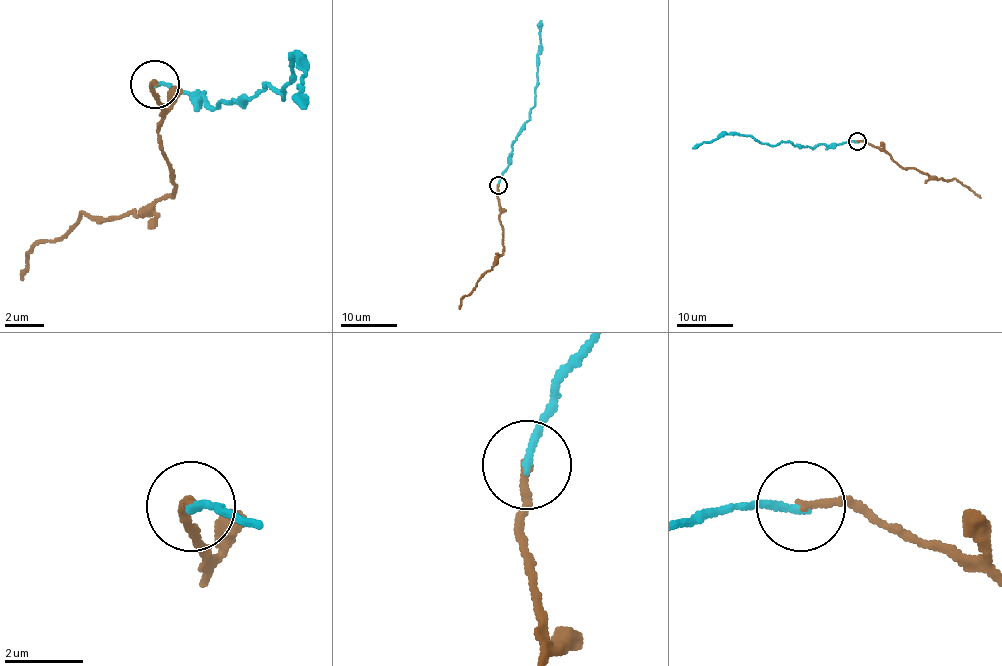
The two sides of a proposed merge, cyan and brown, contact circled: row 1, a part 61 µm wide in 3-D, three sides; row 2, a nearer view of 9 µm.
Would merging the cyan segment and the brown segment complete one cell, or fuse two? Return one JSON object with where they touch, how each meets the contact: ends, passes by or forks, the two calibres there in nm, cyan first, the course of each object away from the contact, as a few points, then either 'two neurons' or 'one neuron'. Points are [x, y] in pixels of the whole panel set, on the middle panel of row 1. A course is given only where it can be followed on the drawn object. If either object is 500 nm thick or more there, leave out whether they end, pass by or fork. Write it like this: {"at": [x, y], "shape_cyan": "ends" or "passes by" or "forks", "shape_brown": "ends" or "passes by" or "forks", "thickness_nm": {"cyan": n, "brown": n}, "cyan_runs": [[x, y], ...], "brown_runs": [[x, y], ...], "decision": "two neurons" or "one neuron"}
{"at": [498, 185], "shape_cyan": "ends", "shape_brown": "ends", "thickness_nm": {"cyan": 200, "brown": 200}, "cyan_runs": [[498, 186], [501, 174], [508, 166], [515, 138], [529, 119], [530, 108], [535, 104], [539, 21]], "brown_runs": [[498, 186], [504, 252], [461, 300], [459, 308]], "decision": "one neuron"}

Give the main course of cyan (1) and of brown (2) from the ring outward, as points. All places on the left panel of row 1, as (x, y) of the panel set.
1: (156, 83), (190, 97), (205, 93), (215, 107), (244, 102), (268, 83), (283, 97), (298, 58), (298, 107)
2: (156, 83), (151, 88), (161, 117), (175, 190), (141, 215), (93, 219), (83, 215), (29, 254), (19, 278)

